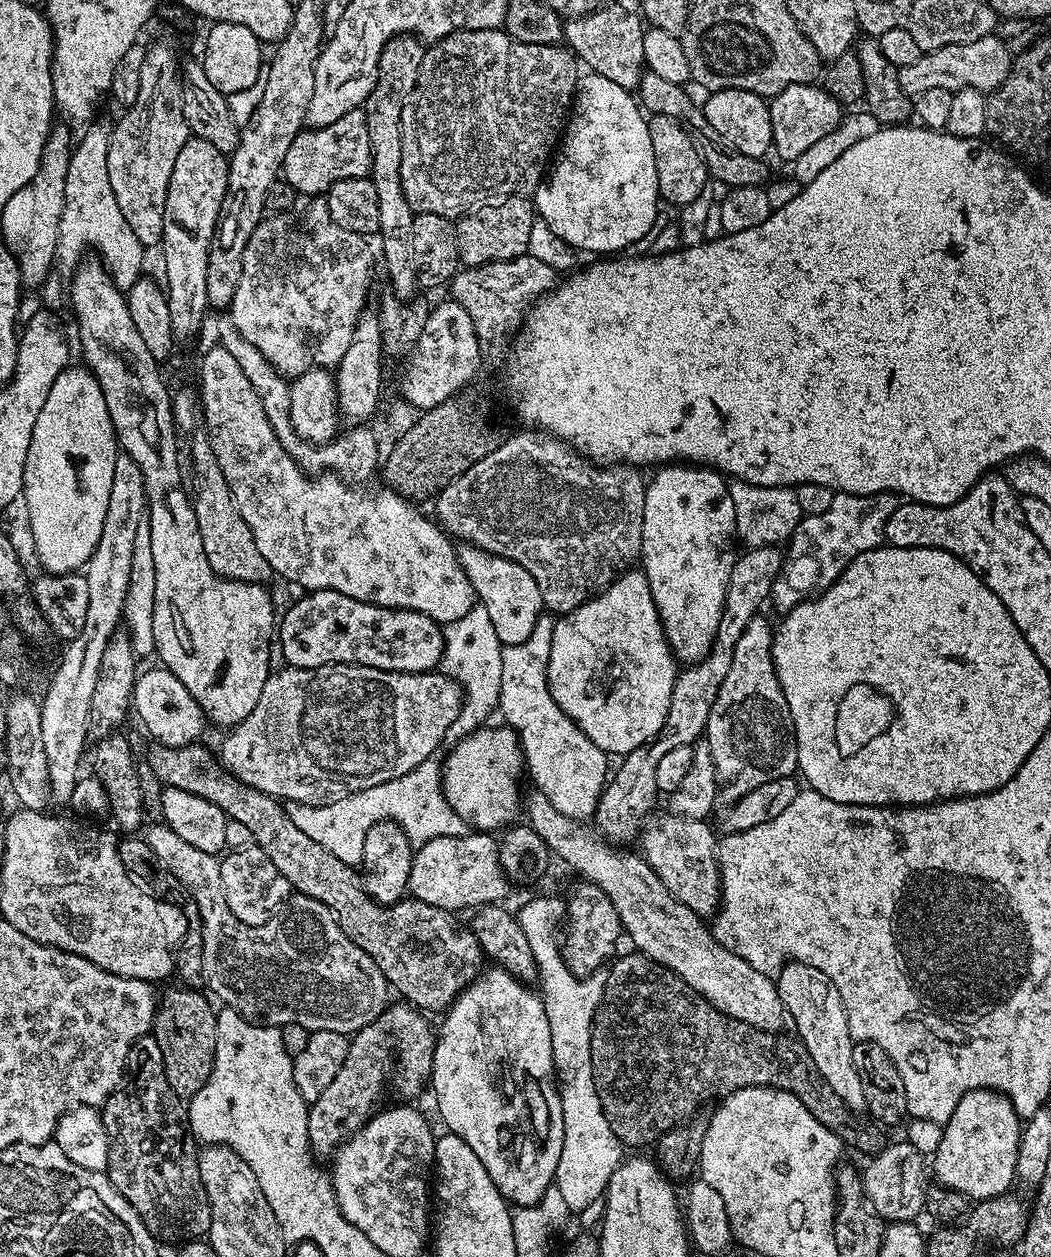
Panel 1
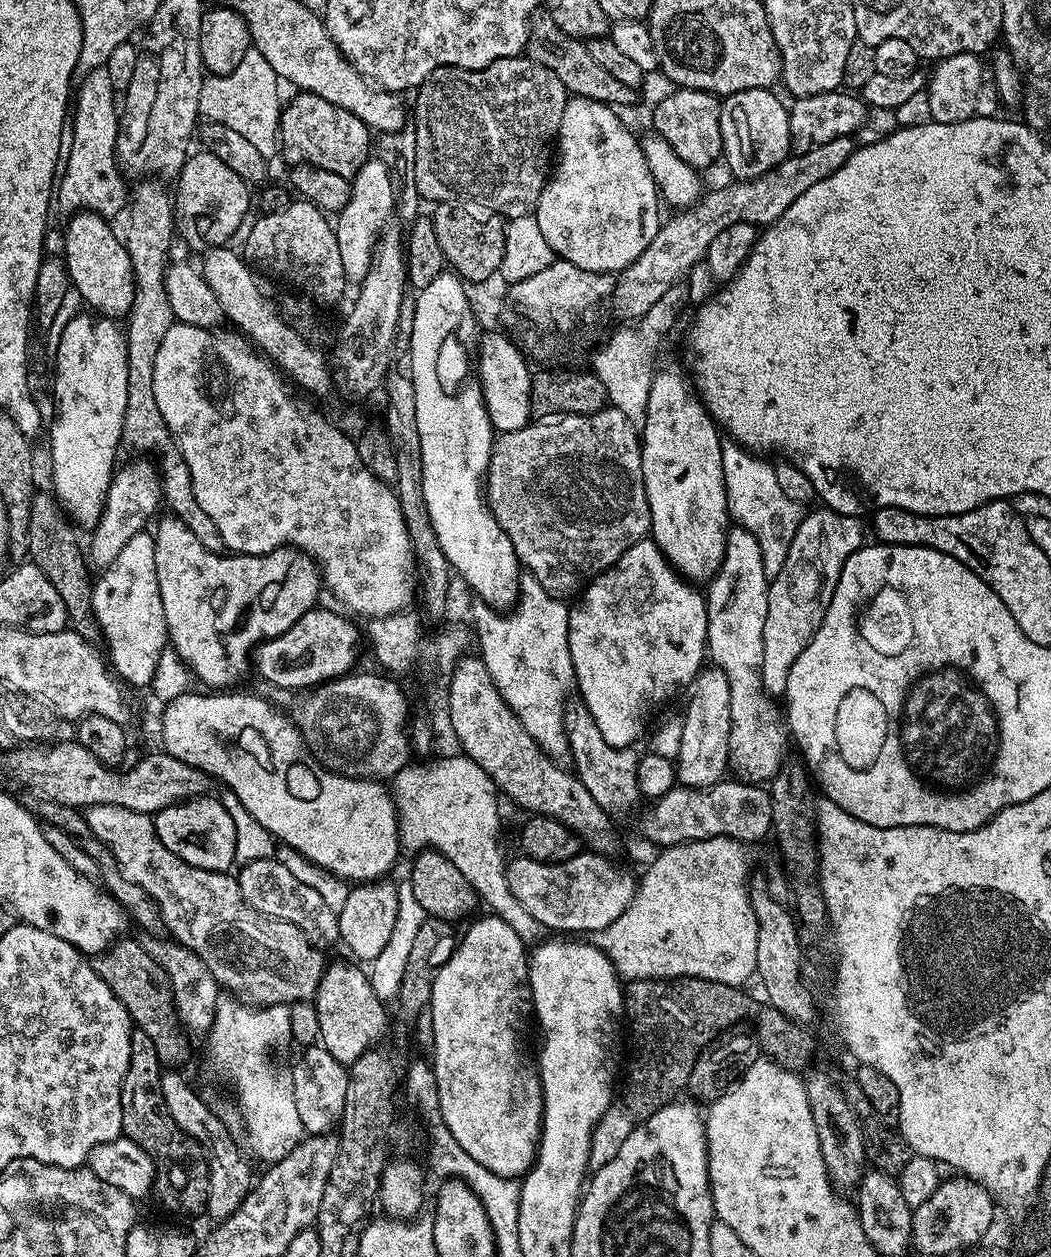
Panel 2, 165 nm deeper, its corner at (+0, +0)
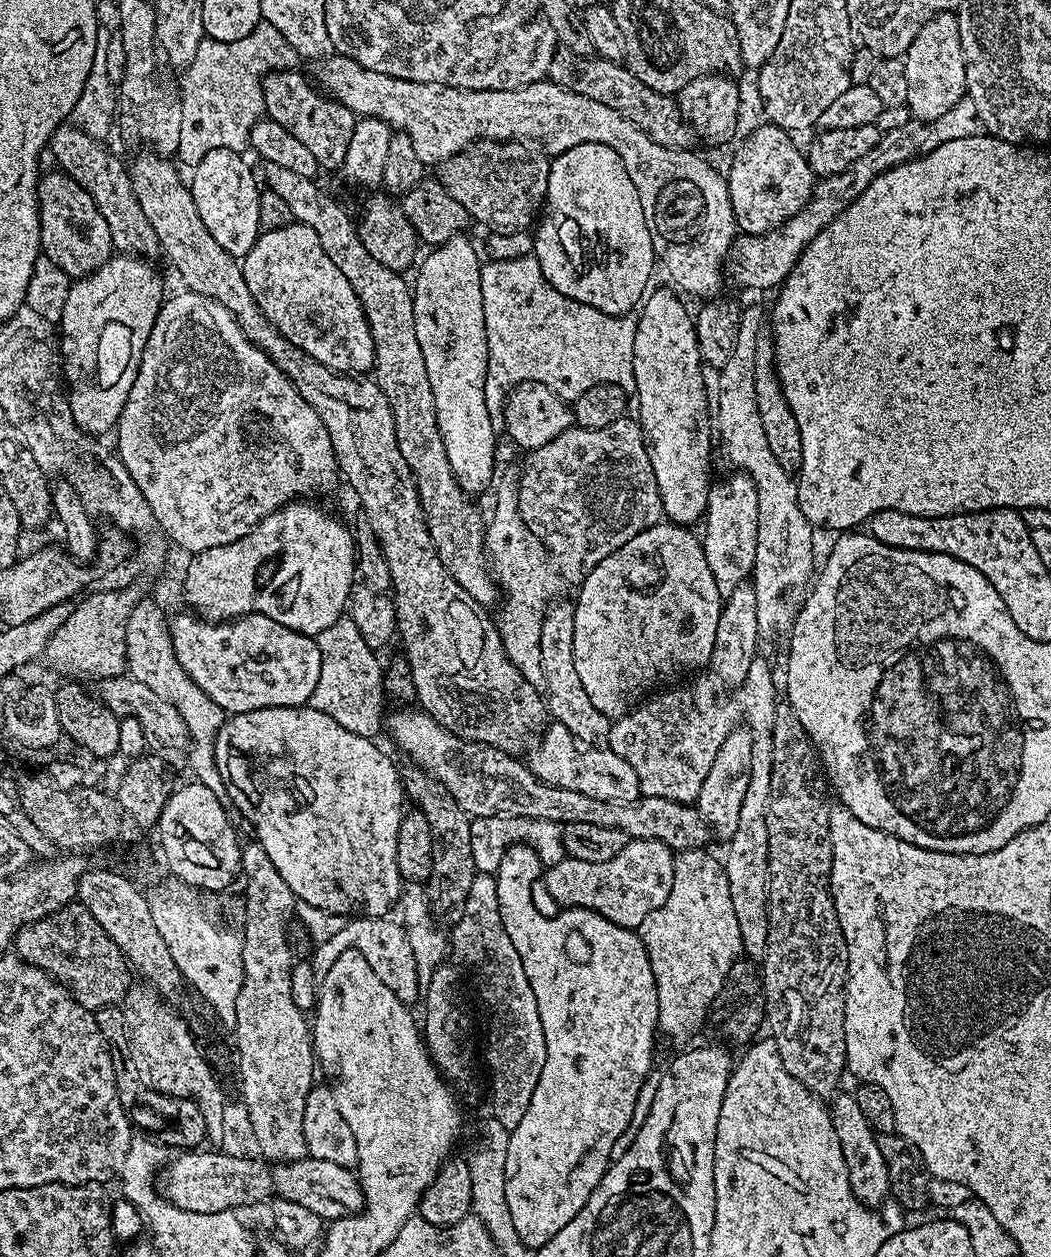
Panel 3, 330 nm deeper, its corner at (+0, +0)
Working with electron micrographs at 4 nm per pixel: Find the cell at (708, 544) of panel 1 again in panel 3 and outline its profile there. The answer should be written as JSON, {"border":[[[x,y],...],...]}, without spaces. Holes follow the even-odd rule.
{"border":[[[664,288],[658,289],[657,292],[649,291],[636,316],[634,400],[635,403],[636,400],[640,403],[638,423],[648,445],[650,466],[658,482],[664,516],[673,524],[696,526],[696,523],[699,525],[705,519],[708,489],[714,480],[714,476],[708,473],[708,467],[712,464],[712,448],[714,452],[714,428],[710,423],[710,392],[709,389],[708,392],[704,389],[705,369],[702,367],[696,341],[696,322],[693,313],[688,313],[687,306],[679,300],[681,297],[675,291],[672,292],[667,292]]]}

